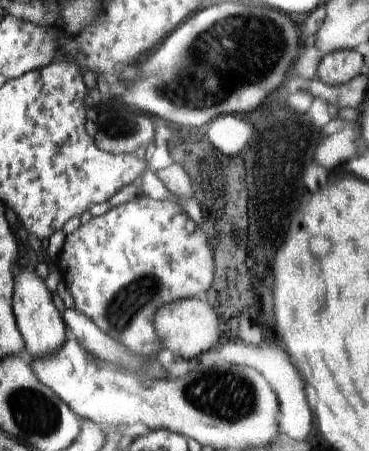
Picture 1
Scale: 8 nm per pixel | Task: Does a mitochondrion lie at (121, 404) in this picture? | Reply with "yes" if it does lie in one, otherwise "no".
no

